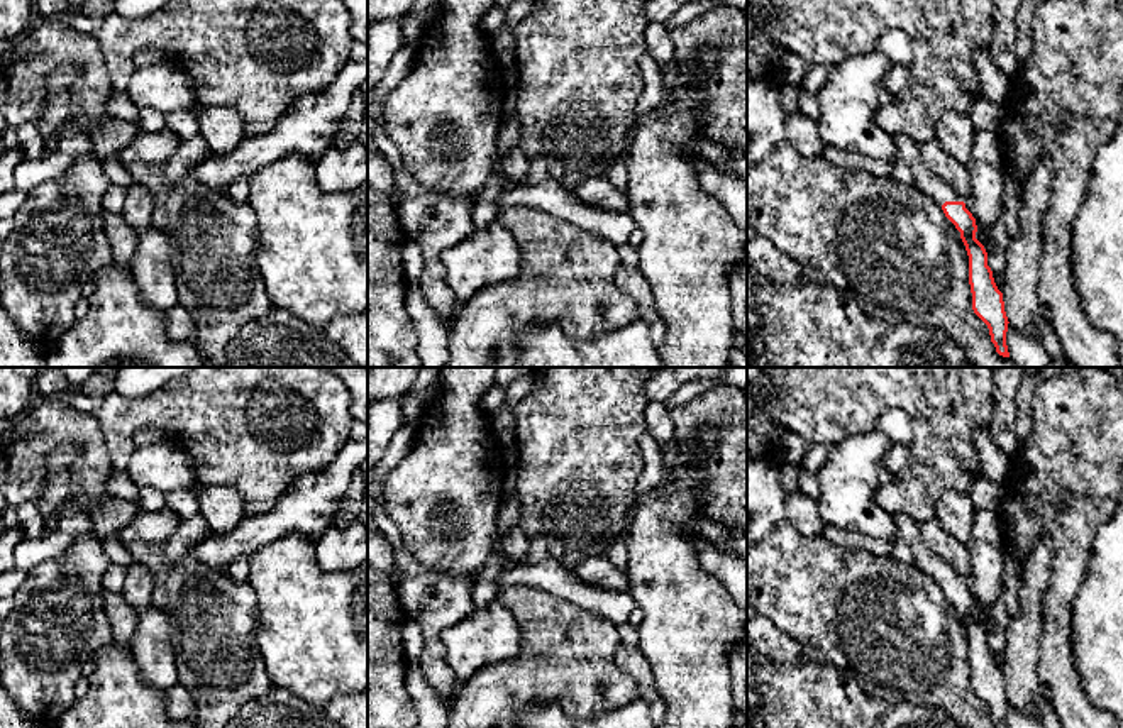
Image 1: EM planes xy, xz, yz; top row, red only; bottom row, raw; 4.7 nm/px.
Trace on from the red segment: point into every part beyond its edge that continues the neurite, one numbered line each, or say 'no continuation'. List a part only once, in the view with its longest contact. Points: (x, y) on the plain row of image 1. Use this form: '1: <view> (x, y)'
1: yz (908, 530)

